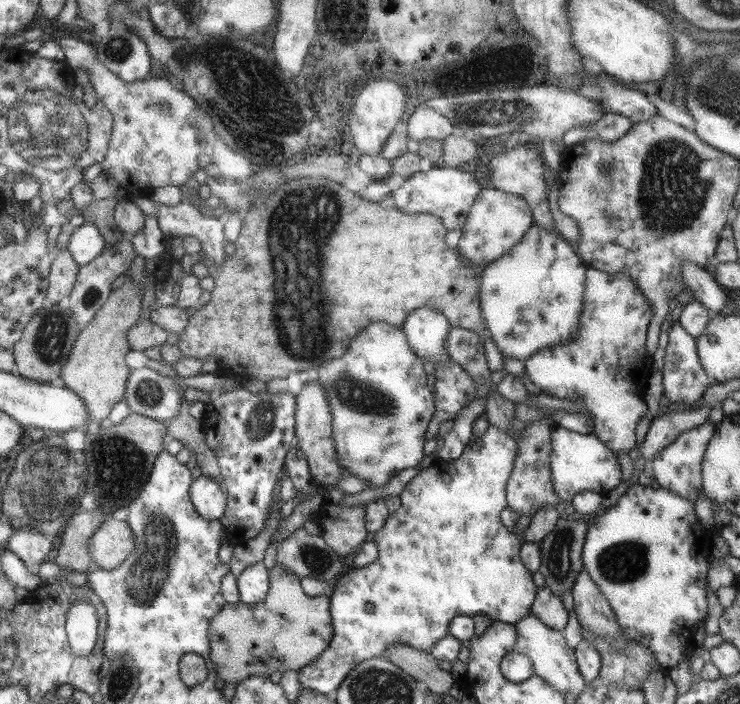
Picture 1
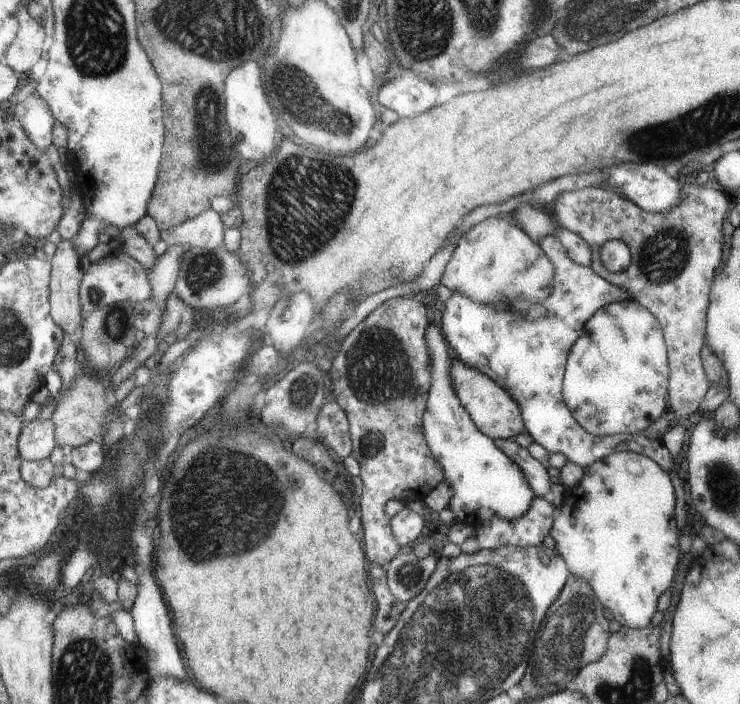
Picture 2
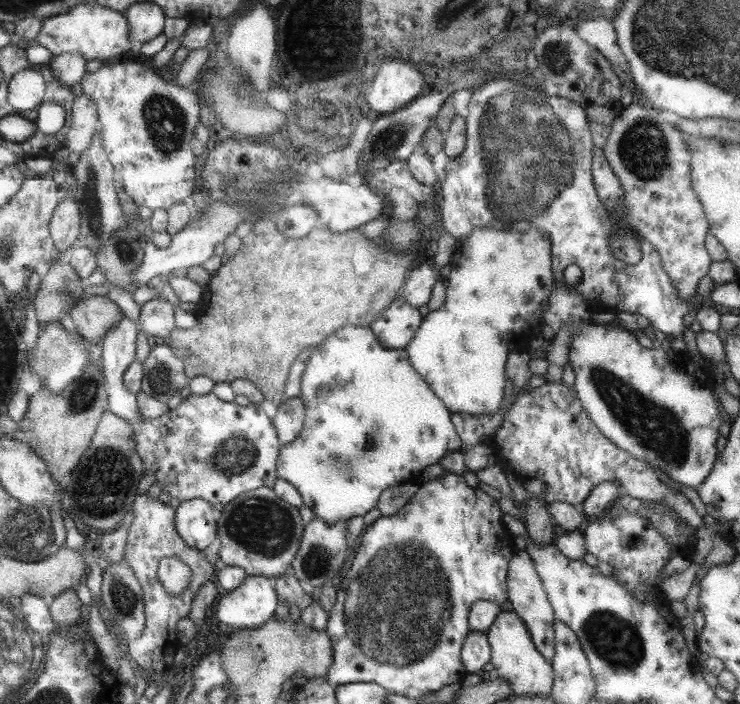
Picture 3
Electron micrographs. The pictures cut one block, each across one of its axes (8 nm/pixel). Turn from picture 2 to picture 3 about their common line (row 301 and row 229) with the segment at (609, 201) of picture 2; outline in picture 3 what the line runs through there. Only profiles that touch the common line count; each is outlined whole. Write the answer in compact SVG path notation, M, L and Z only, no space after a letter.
M631 103L613 120L601 151L622 182L622 206L618 206L618 212L627 216L627 224L654 245L679 296L693 300L697 282L710 270L712 260L705 245L707 221L691 188L687 144L671 124L667 124L667 132L661 130L656 110Z

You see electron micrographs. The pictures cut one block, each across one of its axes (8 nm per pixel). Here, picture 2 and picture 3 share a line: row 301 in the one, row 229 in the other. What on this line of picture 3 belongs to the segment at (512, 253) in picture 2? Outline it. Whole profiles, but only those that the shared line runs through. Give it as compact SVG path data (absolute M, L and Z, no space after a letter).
M533 227L525 231L507 231L500 228L475 228L471 234L463 236L455 241L454 253L449 262L451 269L449 274L442 279L445 289L445 298L443 304L433 311L429 311L422 317L421 324L415 330L413 338L404 346L404 351L410 360L410 364L415 364L415 368L419 368L419 372L423 372L423 380L427 380L427 384L431 384L431 388L435 388L435 394L439 396L439 400L443 400L451 412L459 412L459 414L493 414L499 409L499 404L503 400L503 396L507 396L507 360L511 352L520 351L525 348L527 342L533 336L541 336L543 328L543 311L547 307L547 299L554 290L554 273L550 256L550 236L541 229Z

